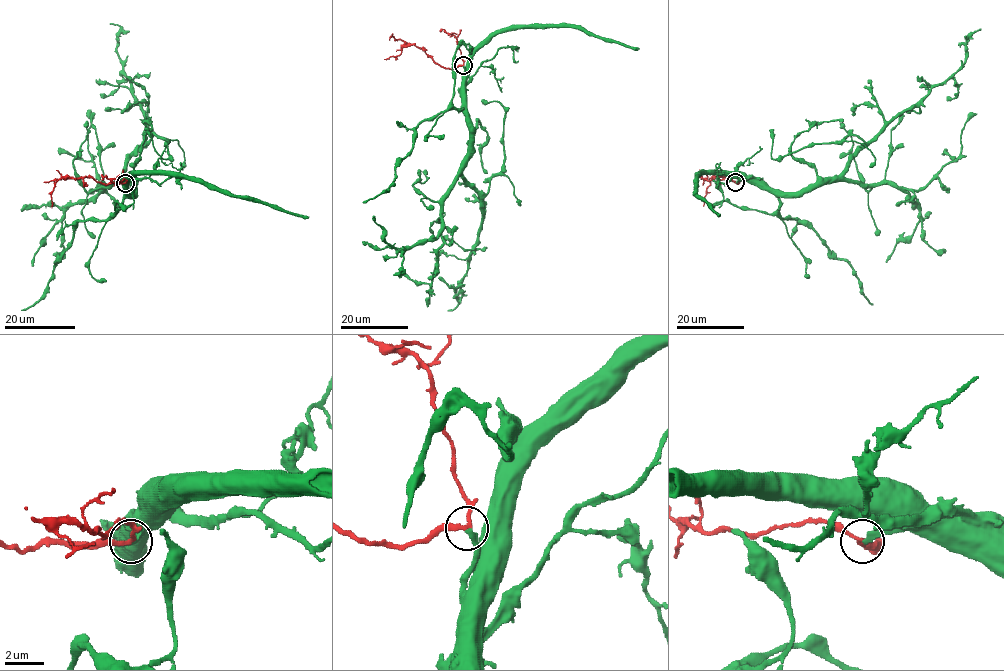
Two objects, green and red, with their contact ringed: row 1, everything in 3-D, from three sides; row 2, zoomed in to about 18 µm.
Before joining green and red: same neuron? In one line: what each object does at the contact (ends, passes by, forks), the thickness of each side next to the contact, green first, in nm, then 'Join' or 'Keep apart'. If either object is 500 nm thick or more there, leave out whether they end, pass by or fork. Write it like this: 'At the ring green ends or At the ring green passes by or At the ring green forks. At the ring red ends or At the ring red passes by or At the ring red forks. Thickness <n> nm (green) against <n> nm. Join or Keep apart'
At the ring green ends. At the ring red passes by. Thickness 220 nm (green) against 200 nm. Join

